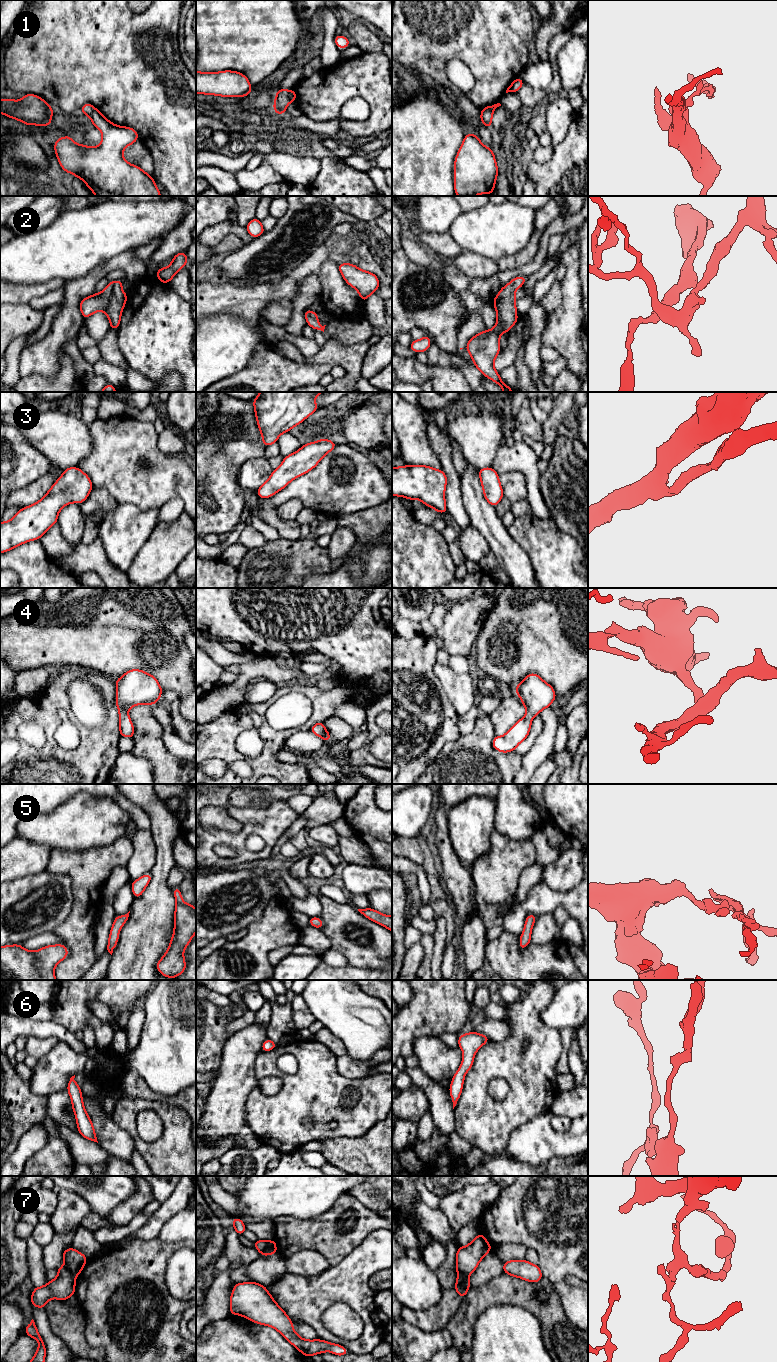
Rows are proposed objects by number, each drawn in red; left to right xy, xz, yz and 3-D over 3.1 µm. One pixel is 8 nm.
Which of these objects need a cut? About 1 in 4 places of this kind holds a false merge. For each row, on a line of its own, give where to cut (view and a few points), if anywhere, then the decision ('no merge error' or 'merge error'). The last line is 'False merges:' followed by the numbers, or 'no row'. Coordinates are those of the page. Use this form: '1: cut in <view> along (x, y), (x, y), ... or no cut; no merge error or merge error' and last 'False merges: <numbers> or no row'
1: cut in xz along (290, 90), (289, 100); merge error
2: no cut; no merge error
3: no cut; no merge error
4: no cut; no merge error
5: no cut; no merge error
6: no cut; no merge error
7: cut in xy along (64, 1265), (75, 1277); merge error
False merges: 1, 7

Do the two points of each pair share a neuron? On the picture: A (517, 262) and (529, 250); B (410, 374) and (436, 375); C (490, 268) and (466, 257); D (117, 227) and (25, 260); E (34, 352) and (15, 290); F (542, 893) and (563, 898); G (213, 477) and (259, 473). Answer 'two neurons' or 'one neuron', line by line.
A: one neuron
B: one neuron
C: one neuron
D: one neuron
E: two neurons
F: one neuron
G: two neurons

